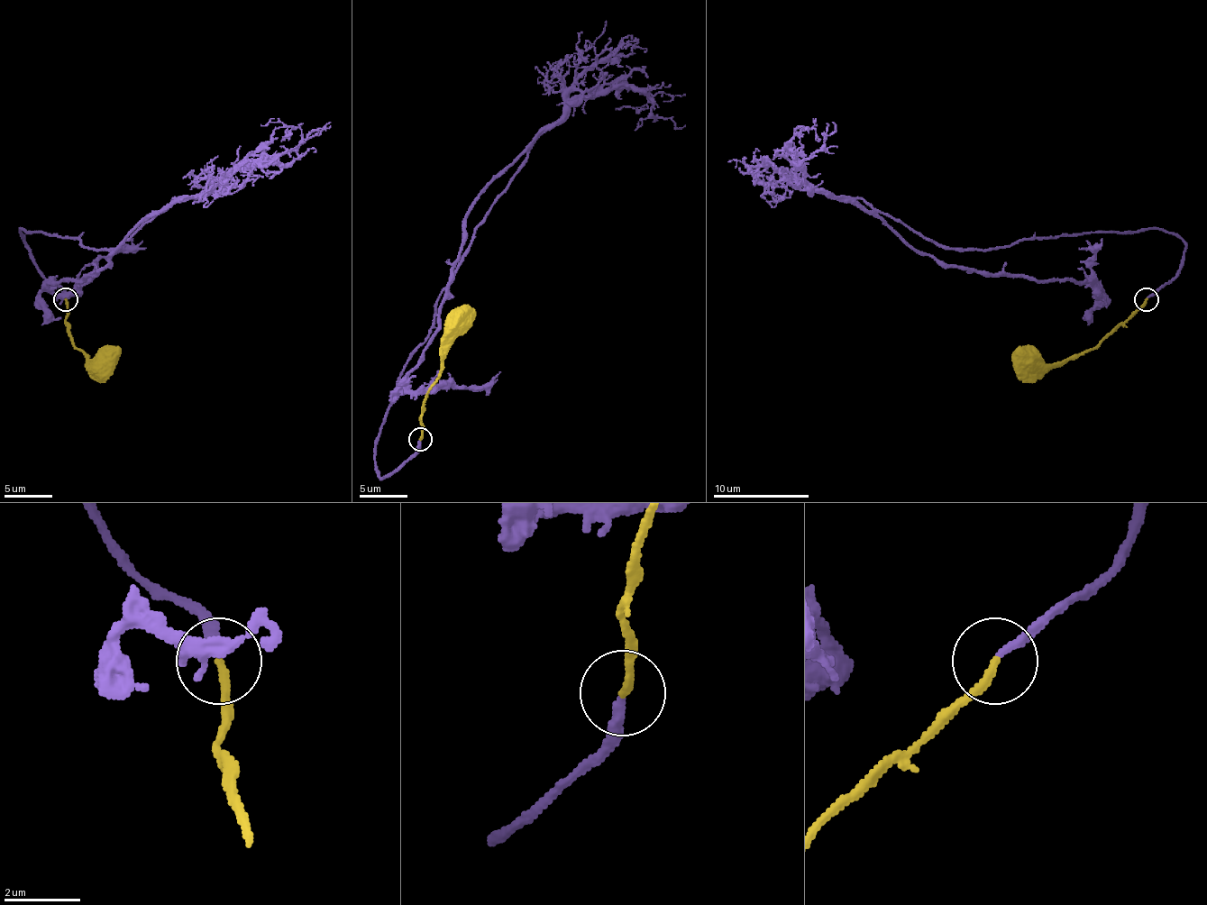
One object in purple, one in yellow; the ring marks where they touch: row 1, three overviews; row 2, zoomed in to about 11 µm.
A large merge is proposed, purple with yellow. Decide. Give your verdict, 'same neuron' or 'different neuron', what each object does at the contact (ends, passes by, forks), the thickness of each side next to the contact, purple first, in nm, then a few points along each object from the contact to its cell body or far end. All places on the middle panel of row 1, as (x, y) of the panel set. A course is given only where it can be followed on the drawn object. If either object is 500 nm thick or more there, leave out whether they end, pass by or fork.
same neuron; purple ends there; yellow ends there; 220 nm thick on the purple side, 220 nm on the other; purple runs (421, 439), (375, 470), (399, 372), (524, 154), (466, 216), (406, 379), (499, 372); yellow runs (421, 439), (423, 398), (440, 372), (452, 336), (469, 320), (473, 307)

